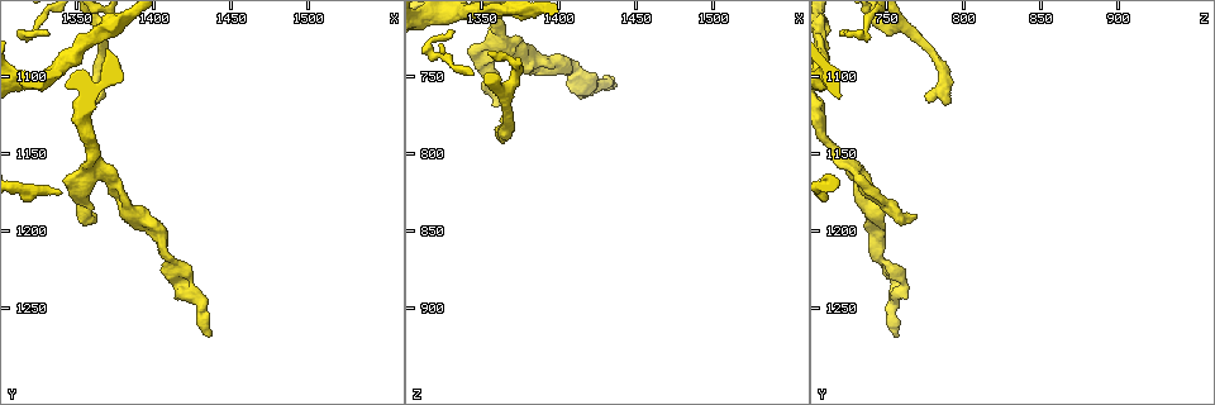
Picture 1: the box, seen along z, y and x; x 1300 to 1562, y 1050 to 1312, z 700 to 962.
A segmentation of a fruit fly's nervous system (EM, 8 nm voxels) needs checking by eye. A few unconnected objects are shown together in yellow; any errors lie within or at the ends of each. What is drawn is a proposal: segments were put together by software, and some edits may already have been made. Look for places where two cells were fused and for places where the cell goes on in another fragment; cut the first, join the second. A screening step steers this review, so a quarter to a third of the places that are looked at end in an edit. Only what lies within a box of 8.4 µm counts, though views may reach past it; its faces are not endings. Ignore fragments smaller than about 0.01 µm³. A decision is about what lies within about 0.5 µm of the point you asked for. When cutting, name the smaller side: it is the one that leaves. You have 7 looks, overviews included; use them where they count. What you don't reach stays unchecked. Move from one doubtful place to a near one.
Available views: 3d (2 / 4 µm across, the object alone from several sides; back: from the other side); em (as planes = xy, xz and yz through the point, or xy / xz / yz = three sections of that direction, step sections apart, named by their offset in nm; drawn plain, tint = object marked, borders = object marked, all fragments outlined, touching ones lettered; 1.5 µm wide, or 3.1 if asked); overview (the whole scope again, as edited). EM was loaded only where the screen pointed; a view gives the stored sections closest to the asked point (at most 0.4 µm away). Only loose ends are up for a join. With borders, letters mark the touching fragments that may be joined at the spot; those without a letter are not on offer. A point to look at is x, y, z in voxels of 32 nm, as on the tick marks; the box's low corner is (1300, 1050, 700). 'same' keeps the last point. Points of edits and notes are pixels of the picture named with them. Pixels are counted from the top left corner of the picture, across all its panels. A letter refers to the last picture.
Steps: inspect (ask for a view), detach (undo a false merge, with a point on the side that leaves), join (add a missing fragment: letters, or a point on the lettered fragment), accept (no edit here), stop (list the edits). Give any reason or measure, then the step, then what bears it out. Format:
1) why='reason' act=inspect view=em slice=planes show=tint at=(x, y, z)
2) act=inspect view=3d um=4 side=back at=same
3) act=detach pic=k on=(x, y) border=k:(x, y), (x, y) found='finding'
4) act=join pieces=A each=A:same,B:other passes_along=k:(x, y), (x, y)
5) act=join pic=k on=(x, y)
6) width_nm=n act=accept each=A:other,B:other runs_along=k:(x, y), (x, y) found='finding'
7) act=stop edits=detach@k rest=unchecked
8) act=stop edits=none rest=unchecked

why='free end' act=inspect view=3d um=4 at=(1358, 1190, 770)

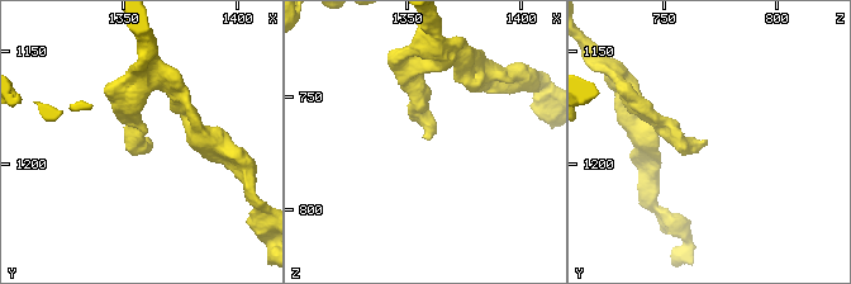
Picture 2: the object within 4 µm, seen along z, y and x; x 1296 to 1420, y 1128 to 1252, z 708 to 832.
act=inspect view=em slice=planes show=borders at=(1360, 1191, 769)

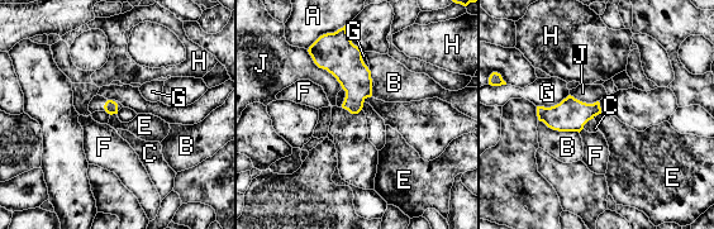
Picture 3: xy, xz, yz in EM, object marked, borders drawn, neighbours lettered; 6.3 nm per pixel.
act=accept each=A:other,B:other,C:other,E:other,F:other,G:other,H:other,J:other found='none of them fits'

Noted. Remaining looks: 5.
why='end of a long branch' act=inspect view=3d um=4 at=(1434, 1270, 758)

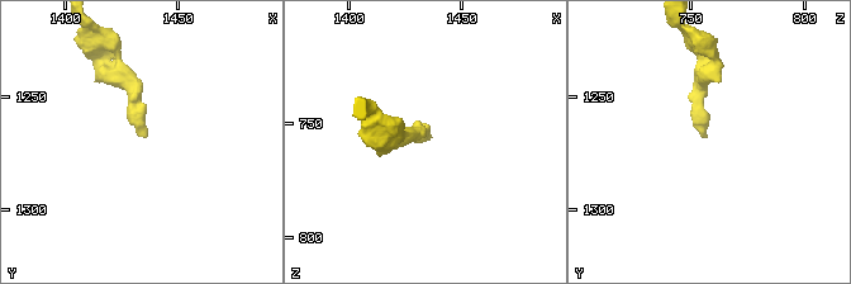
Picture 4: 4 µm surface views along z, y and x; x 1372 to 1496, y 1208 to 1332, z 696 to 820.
why='need the tissue' act=inspect view=em slice=planes show=plain at=(1436, 1269, 757)

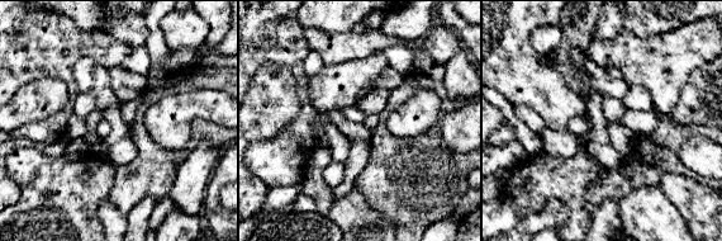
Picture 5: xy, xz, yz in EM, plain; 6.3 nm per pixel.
why='see the neighbours' act=inspect view=em slice=planes show=borders at=same

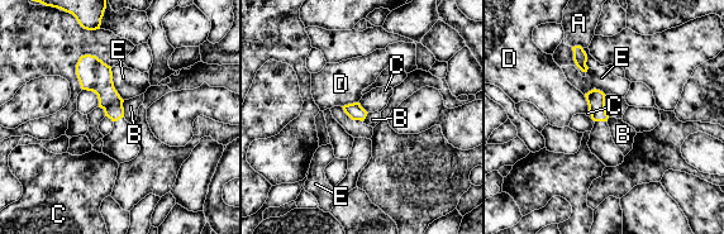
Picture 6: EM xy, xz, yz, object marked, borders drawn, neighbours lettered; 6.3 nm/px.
longest_contact=E:220nm act=accept each=A:other,B:other,C:other,D:other,E:other found='no lettered fragment goes on from it'

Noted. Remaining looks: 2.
why='sharp bend' act=inspect view=3d um=2 at=(1364, 1110, 786)

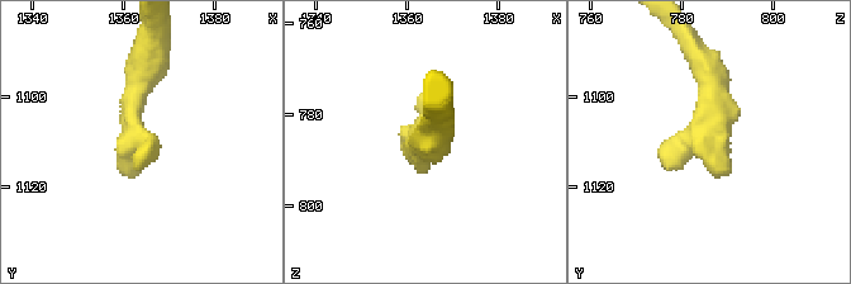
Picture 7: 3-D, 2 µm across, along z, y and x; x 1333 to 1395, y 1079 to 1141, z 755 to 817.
why='shape alone is not enough' act=inspect view=em slice=planes show=borders at=(1362, 1108, 787)

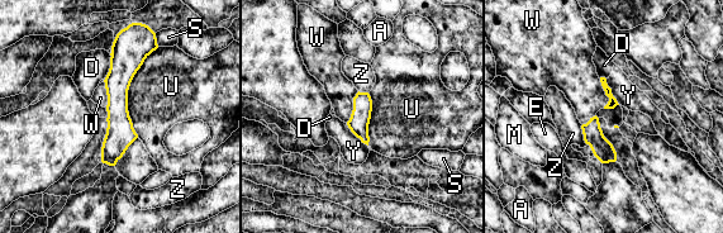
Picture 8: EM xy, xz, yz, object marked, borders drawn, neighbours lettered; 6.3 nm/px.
act=accept each=A:other,D:other,E:other,M:other,S:other,U:other,W:other,Y:other,Z:other found='one cell here'

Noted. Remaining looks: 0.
act=stop edits=none rest=unchecked

